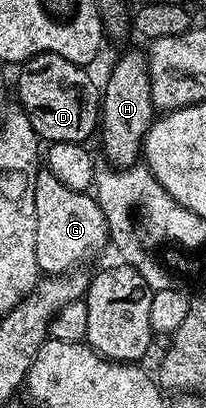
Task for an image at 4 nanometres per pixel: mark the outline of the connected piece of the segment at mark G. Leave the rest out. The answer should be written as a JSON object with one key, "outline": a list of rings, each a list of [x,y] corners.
{"outline":[[[49,168],[39,169],[34,178],[36,196],[36,264],[43,275],[77,271],[85,258],[108,246],[104,212],[95,195],[66,186]]]}

